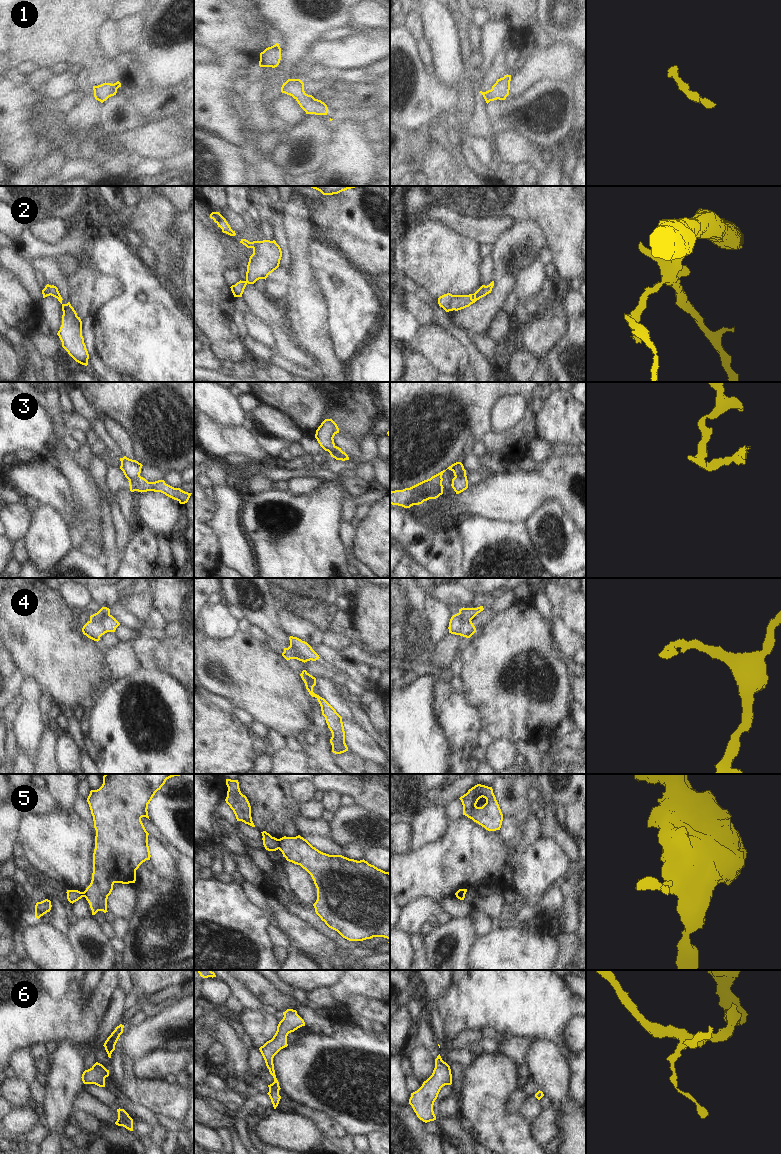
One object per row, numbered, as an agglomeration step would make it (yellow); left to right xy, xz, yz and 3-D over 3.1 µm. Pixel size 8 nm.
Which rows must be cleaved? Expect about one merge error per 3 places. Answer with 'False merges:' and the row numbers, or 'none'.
False merges: 3, 4, 5

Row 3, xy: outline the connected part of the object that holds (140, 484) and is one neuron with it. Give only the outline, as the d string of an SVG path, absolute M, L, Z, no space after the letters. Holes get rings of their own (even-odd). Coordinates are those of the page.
M139 476L135 481L129 480L130 491L138 492L161 492L166 496L177 500L180 504L185 504L188 502L192 493L185 492L180 488L174 488L165 483L164 480L158 480L155 482L148 482L145 478Z

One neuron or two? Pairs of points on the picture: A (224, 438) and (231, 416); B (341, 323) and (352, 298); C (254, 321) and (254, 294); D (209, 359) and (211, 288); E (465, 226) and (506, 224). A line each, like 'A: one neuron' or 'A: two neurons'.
A: two neurons
B: one neuron
C: two neurons
D: two neurons
E: one neuron

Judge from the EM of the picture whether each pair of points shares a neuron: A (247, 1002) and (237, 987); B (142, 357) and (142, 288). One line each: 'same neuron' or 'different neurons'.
A: same neuron
B: same neuron

